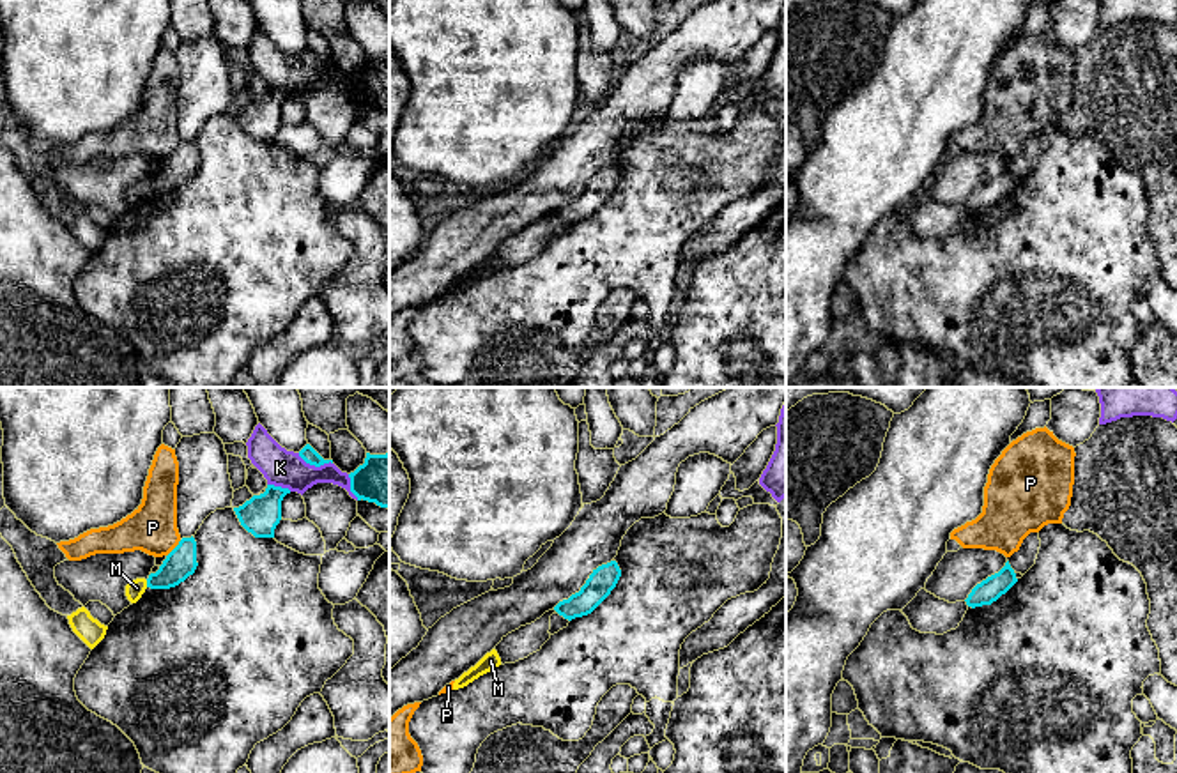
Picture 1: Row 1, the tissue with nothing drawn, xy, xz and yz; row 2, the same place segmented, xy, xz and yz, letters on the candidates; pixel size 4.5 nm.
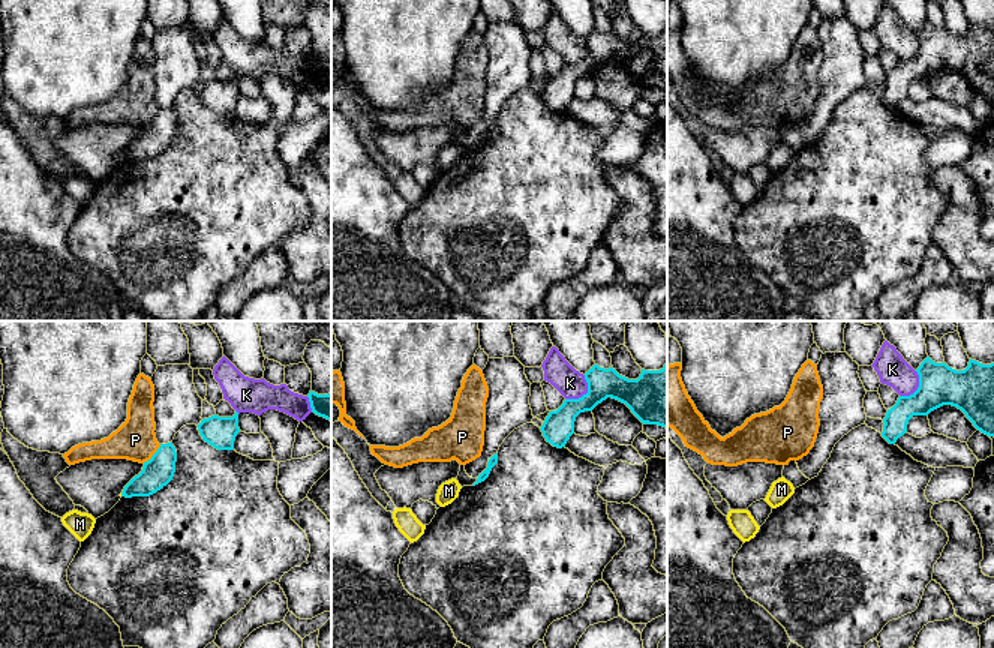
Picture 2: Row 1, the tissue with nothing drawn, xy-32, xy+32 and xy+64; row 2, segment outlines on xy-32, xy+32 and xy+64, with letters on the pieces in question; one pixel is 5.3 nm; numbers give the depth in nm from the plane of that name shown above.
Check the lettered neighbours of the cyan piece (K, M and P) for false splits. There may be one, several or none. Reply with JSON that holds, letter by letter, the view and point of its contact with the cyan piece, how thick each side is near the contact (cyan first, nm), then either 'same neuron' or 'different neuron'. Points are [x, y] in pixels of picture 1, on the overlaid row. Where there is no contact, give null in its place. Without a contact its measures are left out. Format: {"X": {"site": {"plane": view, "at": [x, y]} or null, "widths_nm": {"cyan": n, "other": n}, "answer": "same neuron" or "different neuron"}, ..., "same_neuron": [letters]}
{"K": {"site": {"plane": "xy", "at": [315, 466]}, "widths_nm": {"cyan": 70, "other": 170}, "answer": "different neuron"}, "M": {"site": {"plane": "xy", "at": [147, 584]}, "widths_nm": {"cyan": 140, "other": 80}, "answer": "different neuron"}, "P": {"site": {"plane": "xy", "at": [174, 549]}, "widths_nm": {"cyan": 140, "other": 220}, "answer": "different neuron"}, "same_neuron": []}

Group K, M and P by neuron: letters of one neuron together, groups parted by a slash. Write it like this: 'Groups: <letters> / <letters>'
Groups: K / M / P

